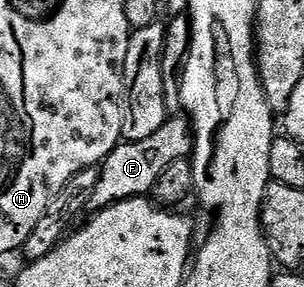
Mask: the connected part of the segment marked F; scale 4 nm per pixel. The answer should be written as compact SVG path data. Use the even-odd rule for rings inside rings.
M169 117L164 122L162 129L156 130L151 137L145 137L143 141L122 141L104 159L98 168L98 185L94 185L94 193L90 193L88 206L93 212L104 211L110 205L121 203L127 199L138 199L147 196L154 189L154 181L158 181L158 176L179 159L187 159L192 154L192 144L194 136L192 124L187 118Z

